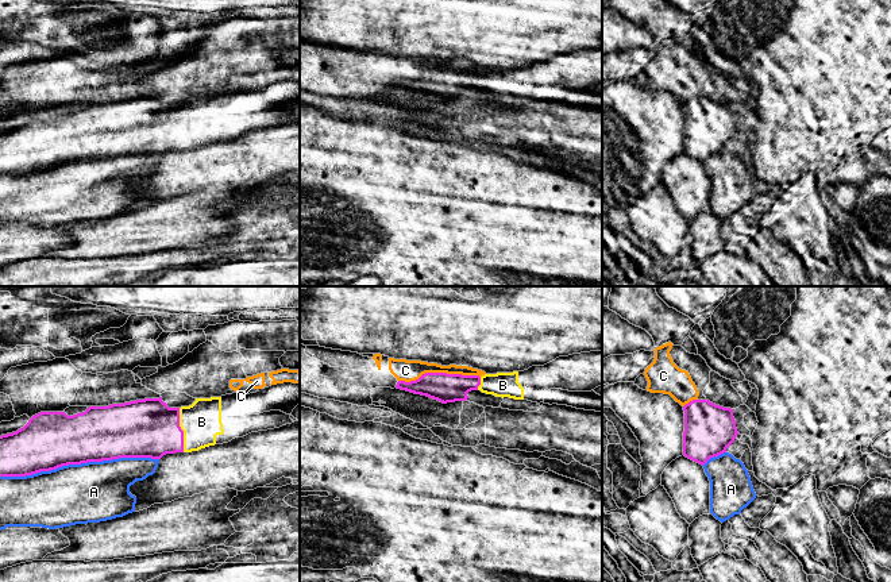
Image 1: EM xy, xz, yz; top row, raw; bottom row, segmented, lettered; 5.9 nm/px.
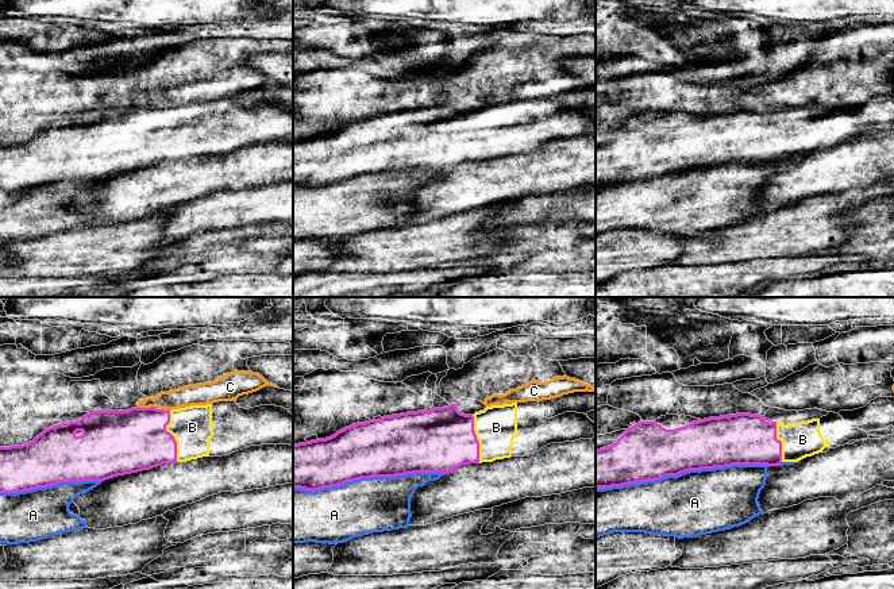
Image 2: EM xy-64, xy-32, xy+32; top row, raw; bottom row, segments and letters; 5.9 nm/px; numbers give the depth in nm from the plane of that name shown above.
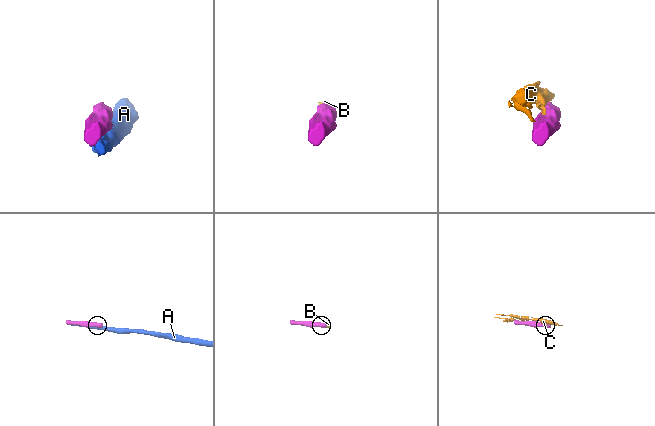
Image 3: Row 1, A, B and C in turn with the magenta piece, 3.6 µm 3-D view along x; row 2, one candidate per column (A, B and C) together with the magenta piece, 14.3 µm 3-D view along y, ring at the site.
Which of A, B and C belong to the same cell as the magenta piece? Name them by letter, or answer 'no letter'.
B

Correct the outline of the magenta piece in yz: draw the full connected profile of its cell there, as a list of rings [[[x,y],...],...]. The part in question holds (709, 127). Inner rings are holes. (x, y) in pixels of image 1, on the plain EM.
[[[693,97],[683,104],[683,153],[699,162],[726,150],[738,132],[733,107],[709,97]]]

